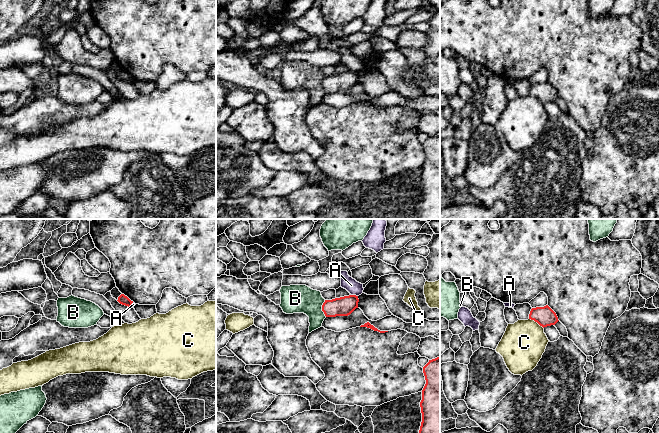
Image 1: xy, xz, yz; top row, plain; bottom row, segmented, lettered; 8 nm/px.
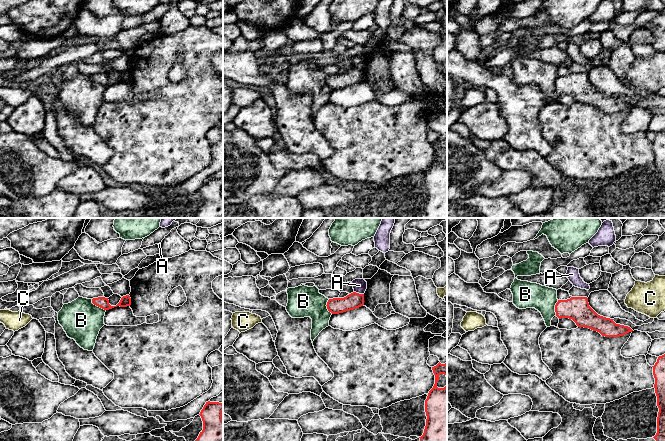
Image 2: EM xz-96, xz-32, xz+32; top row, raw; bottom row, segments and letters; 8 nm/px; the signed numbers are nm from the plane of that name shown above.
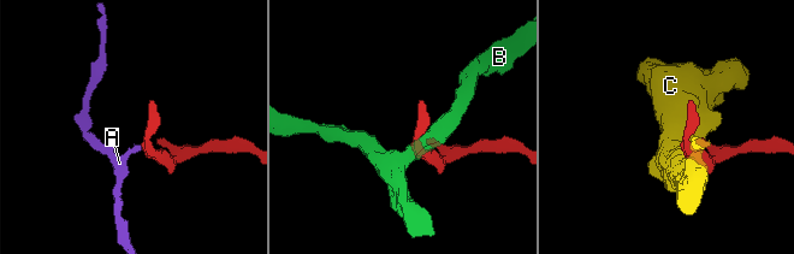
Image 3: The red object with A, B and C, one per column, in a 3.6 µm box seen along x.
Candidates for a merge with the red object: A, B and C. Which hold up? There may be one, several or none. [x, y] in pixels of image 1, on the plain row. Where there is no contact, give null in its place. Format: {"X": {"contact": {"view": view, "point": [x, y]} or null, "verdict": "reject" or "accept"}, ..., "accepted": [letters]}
{"A": {"contact": {"view": "xz", "point": [354, 71]}, "verdict": "reject"}, "B": {"contact": {"view": "xz", "point": [322, 84]}, "verdict": "reject"}, "C": {"contact": {"view": "yz", "point": [536, 97]}, "verdict": "reject"}, "accepted": []}

